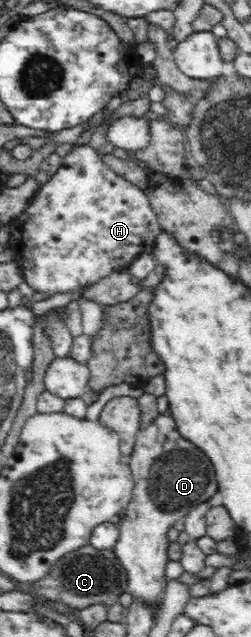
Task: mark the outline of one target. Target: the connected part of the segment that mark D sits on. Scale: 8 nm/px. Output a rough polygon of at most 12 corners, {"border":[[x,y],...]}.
{"border":[[170,416],[142,426],[113,551],[156,604],[168,530],[218,492]]}

